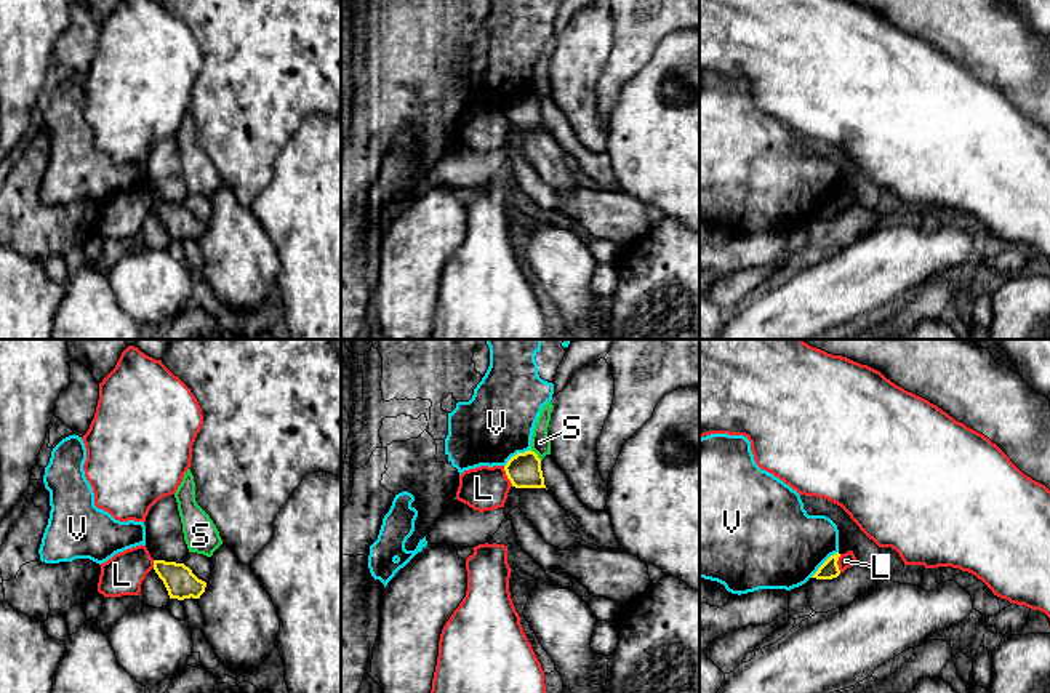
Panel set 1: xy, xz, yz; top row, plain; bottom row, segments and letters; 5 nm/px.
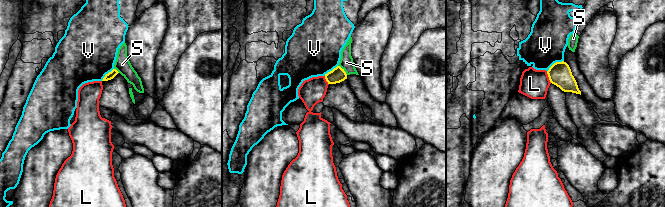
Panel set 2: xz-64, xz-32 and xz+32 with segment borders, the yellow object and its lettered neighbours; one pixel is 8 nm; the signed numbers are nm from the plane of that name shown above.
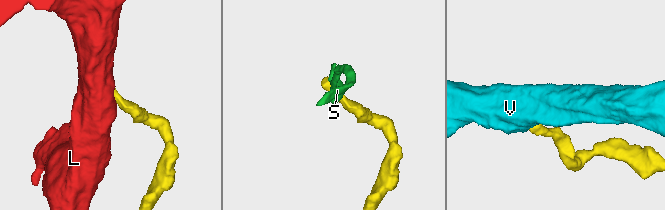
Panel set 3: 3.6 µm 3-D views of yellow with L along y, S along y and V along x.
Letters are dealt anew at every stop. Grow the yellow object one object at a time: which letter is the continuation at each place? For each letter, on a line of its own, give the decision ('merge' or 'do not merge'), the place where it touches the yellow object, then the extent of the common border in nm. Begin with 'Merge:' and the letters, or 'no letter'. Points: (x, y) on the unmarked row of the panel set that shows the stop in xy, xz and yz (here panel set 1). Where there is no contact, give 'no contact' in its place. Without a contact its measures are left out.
Merge: no letter
L: do not merge; contact xz (508, 117); length 120 nm
S: do not merge; contact xz (537, 96); length 90 nm
V: do not merge; contact yz (823, 205); length 190 nm

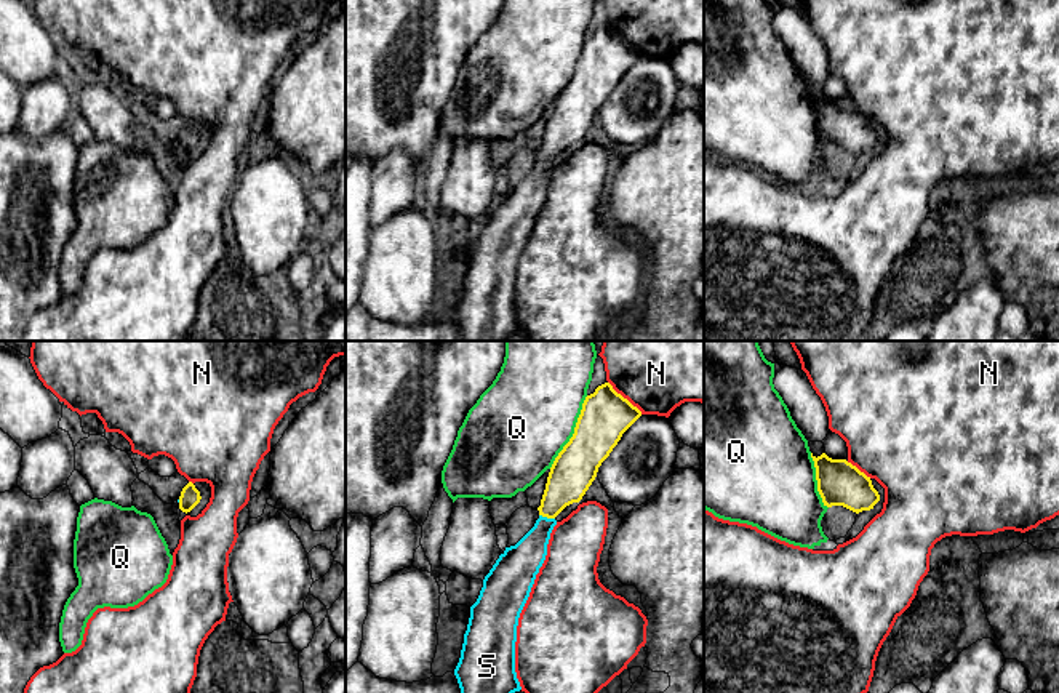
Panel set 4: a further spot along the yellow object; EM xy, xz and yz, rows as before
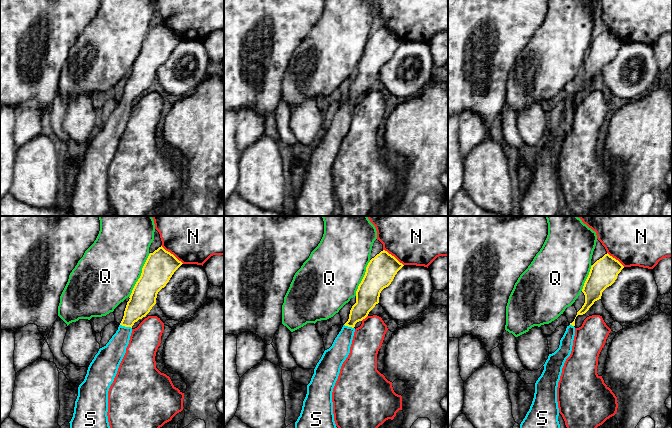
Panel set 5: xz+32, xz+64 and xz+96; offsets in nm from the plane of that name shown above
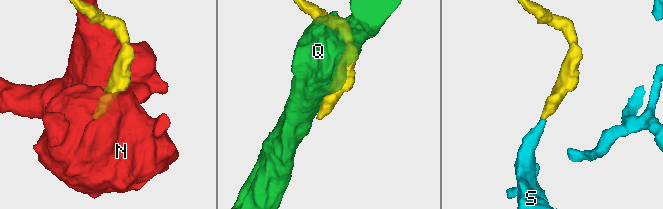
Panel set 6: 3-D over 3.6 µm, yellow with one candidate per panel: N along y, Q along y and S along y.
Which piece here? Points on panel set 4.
Merge: S
N: do not merge; contact xz (623, 39); length 240 nm
Q: do not merge; contact xz (575, 74); length 420 nm
S: merge; contact xz (547, 159); length 80 nm

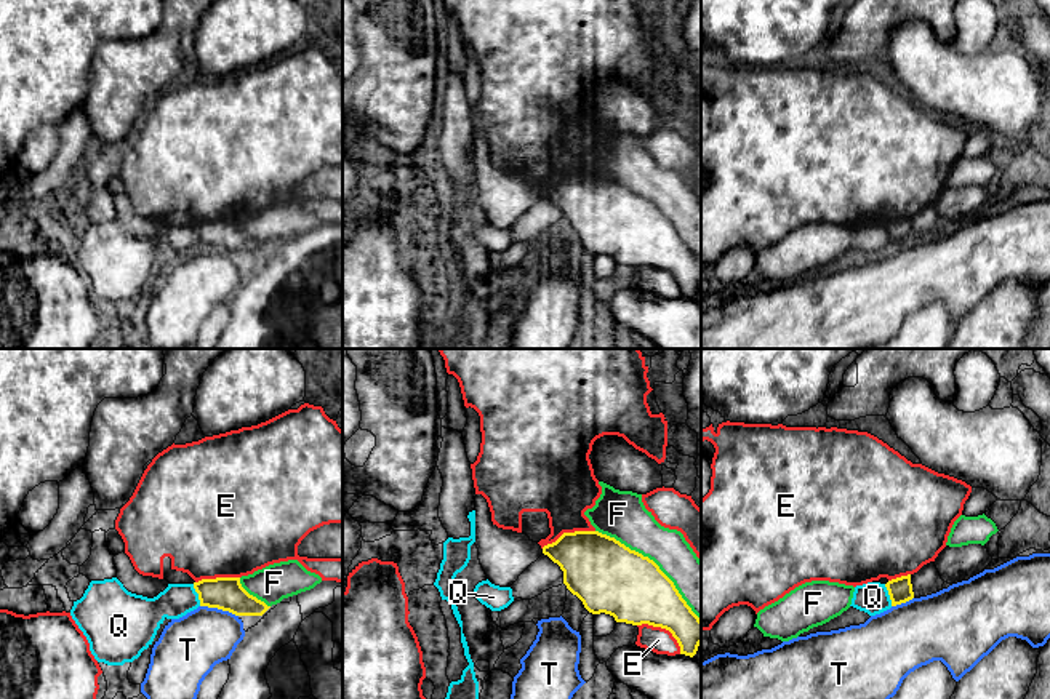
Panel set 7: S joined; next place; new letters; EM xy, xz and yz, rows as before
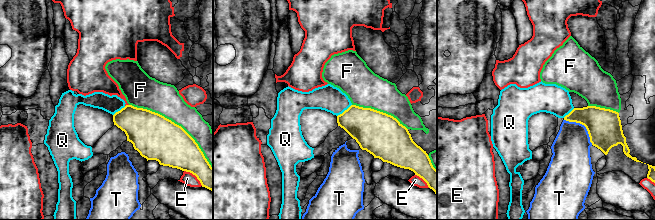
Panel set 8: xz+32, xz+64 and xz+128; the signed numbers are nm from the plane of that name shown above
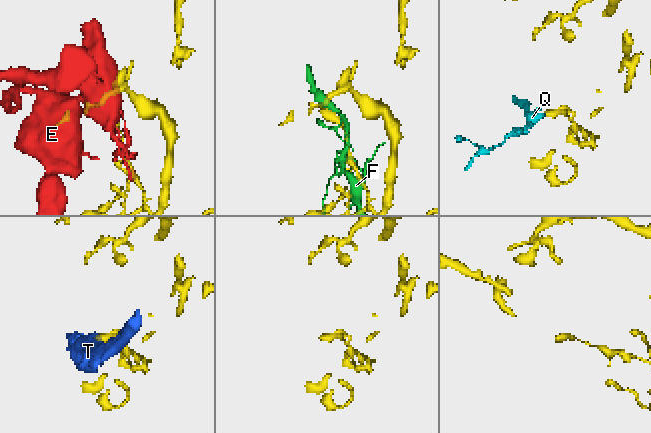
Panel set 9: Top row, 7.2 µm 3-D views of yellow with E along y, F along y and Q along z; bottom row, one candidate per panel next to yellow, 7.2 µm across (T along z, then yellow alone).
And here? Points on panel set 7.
Merge: no letter
E: do not merge; contact xz (665, 269); length 260 nm
F: do not merge; contact xz (655, 205); length 700 nm
Q: do not merge; contact xy (199, 237); length 120 nm
T: do not merge; contact xy (220, 250); length 200 nm

